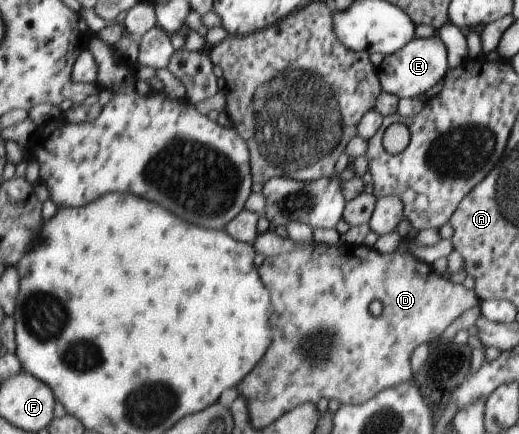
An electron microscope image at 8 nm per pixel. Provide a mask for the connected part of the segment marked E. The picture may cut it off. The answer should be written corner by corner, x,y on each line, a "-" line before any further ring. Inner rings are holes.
435,34
428,39
415,37
400,51
384,57
376,71
385,94
398,99
418,97
436,86
447,75
446,48

